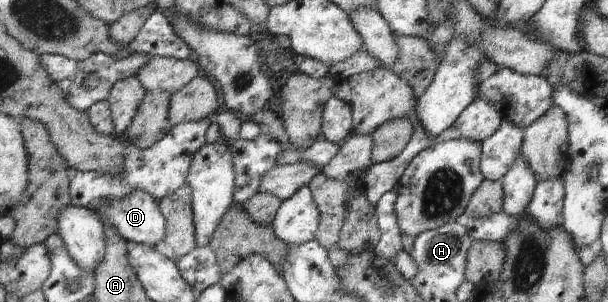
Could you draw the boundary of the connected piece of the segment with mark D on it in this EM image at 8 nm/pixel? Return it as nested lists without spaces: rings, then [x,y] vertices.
[[[136,189],[118,200],[114,198],[97,199],[91,204],[90,210],[94,211],[102,221],[103,227],[112,227],[118,236],[135,243],[152,245],[171,257],[173,251],[165,245],[163,238],[166,232],[165,218],[159,209],[159,203],[152,198],[144,189]]]

